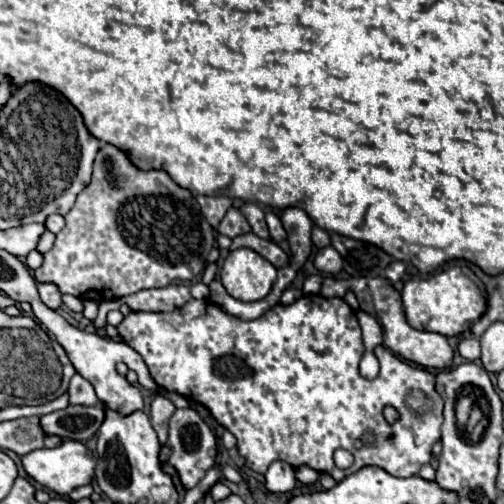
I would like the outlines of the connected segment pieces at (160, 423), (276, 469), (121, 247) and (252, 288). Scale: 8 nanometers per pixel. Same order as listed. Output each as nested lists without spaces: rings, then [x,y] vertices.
[[[160,393],[154,397],[152,411],[150,411],[150,421],[152,421],[152,427],[158,435],[160,445],[164,445],[166,439],[168,439],[168,419],[172,417],[174,411],[176,411],[176,407],[168,397],[164,397]]]
[[[274,461],[266,471],[266,487],[272,493],[286,493],[292,491],[296,485],[294,467],[286,461]]]
[[[102,145],[94,161],[92,181],[78,195],[74,207],[64,215],[66,225],[56,235],[54,247],[44,255],[44,263],[34,271],[38,283],[54,283],[60,293],[70,293],[78,299],[108,301],[132,295],[140,289],[166,287],[174,279],[188,281],[196,277],[214,247],[214,229],[206,223],[194,195],[176,185],[164,171],[140,171],[130,159],[112,145]]]
[[[236,249],[222,261],[220,283],[238,301],[260,301],[276,283],[276,267],[252,249]]]

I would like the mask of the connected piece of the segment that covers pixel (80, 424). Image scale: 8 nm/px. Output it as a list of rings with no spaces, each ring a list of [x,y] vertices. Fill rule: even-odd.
[[[68,405],[62,411],[42,415],[40,423],[48,435],[58,435],[62,439],[88,441],[98,433],[104,423],[104,409],[100,405]]]

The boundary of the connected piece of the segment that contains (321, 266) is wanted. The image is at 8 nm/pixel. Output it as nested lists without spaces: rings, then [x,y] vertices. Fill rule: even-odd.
[[[328,245],[328,247],[322,247],[322,249],[316,253],[314,265],[316,265],[316,269],[322,271],[322,273],[336,275],[336,273],[340,273],[340,269],[342,269],[342,257],[340,257],[340,253],[336,253],[336,249],[332,249],[332,245]]]

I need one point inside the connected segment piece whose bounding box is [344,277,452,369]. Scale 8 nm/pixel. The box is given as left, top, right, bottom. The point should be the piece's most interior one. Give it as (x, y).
(376, 296)

